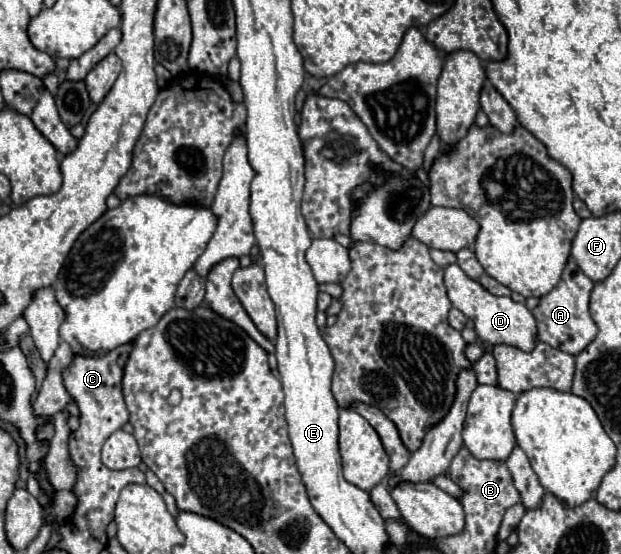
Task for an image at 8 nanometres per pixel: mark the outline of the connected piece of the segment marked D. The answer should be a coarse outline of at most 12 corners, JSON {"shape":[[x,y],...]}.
{"shape":[[459,264],[445,268],[451,304],[491,346],[535,346],[525,304],[495,296]]}

